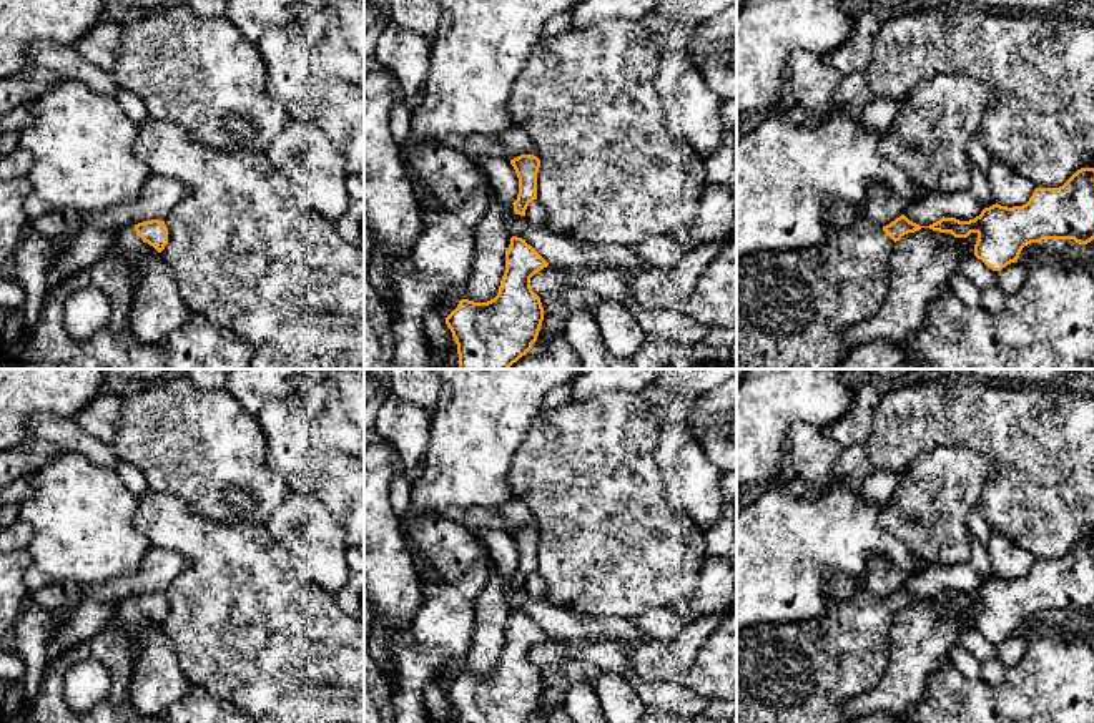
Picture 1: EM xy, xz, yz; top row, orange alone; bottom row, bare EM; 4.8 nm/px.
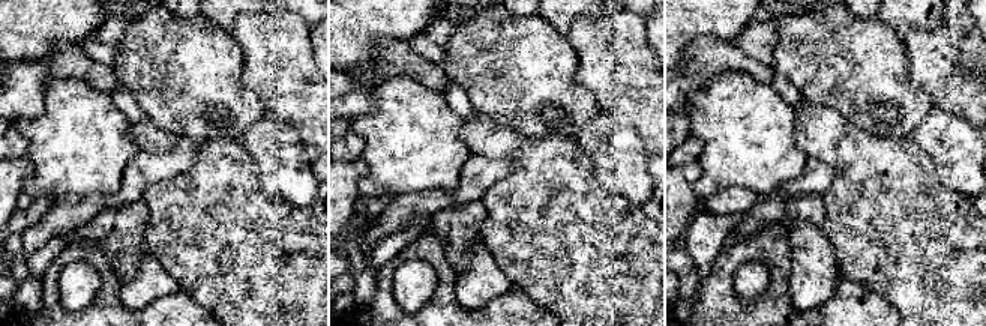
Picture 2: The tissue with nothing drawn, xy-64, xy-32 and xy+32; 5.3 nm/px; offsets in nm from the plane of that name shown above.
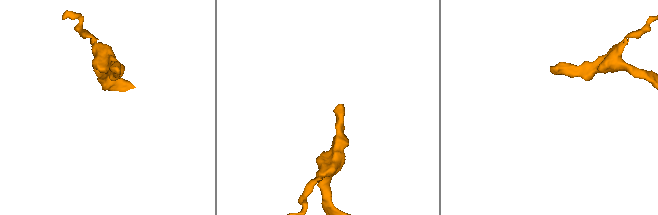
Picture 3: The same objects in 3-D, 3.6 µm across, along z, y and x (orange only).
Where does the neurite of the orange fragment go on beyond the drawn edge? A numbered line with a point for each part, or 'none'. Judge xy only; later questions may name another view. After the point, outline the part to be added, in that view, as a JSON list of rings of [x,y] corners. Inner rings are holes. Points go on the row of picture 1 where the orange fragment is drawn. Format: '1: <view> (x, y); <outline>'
1: xy (128, 243); [[[131,224],[120,229],[111,249],[126,259],[130,266],[128,281],[133,293],[140,281],[140,263],[156,253],[156,249],[145,243]]]

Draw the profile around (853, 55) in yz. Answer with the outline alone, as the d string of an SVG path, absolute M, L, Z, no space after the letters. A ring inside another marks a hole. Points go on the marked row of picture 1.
M866 10L851 13L851 33L836 50L823 55L843 76L865 71L873 55L873 38L880 22Z

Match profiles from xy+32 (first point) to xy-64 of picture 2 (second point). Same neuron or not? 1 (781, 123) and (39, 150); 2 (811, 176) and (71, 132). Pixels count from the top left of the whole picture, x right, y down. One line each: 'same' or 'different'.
1: same
2: different

